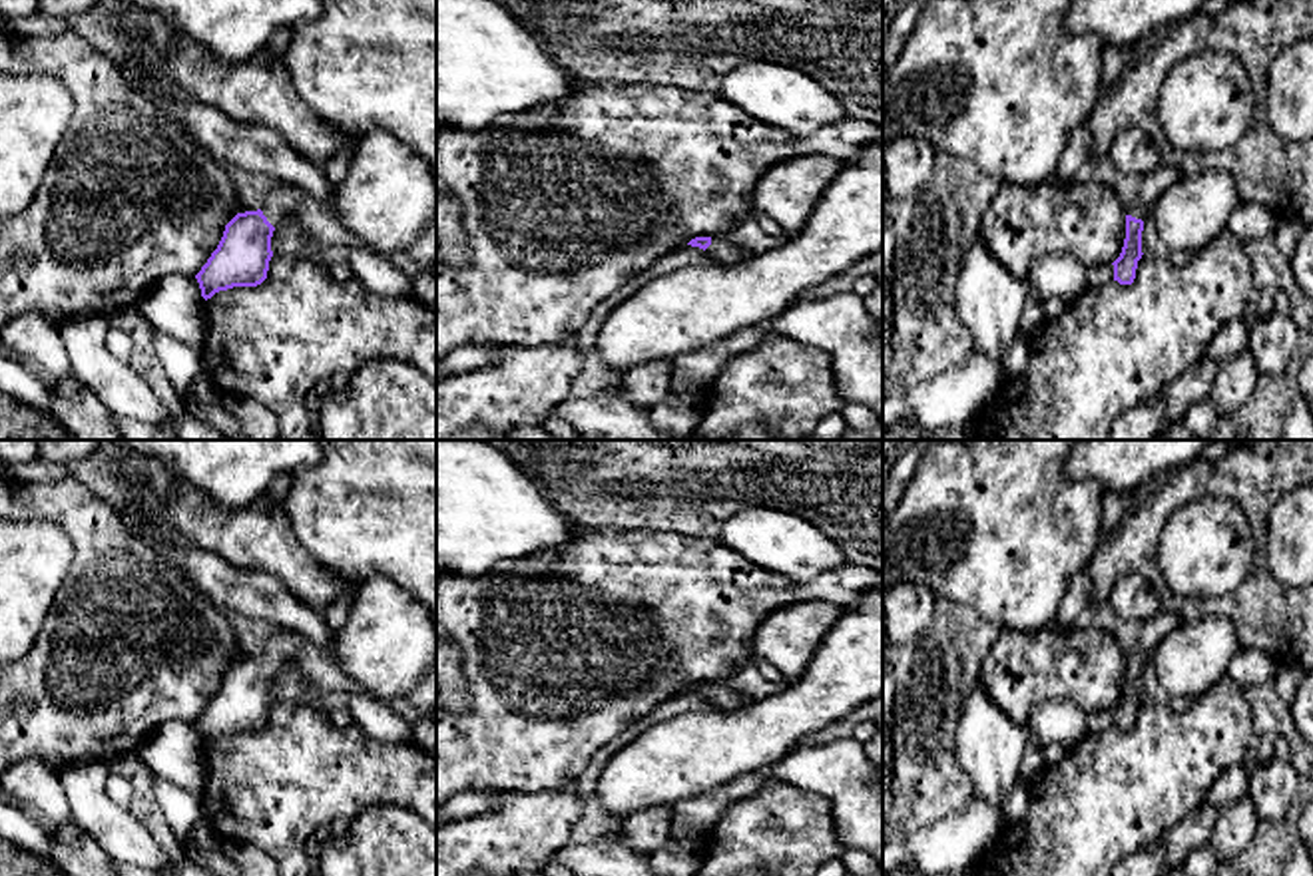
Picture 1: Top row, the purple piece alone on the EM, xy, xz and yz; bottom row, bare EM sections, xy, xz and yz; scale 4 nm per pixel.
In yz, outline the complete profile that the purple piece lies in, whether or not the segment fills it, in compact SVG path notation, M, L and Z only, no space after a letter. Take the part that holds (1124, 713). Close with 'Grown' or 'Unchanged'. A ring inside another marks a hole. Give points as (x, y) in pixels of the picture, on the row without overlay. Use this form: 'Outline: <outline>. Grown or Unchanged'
Outline: M1160 611L1142 621L1136 649L1126 655L1126 685L1120 703L1114 711L1114 727L1132 731L1136 725L1138 707L1142 705L1142 677L1146 663L1154 657L1158 643L1182 625L1178 613Z. Grown

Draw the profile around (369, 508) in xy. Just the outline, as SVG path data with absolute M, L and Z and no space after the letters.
M319 440L323 458L315 466L303 466L293 472L289 494L283 510L291 522L297 540L305 549L339 577L353 583L363 583L373 575L383 575L436 615L436 440Z

